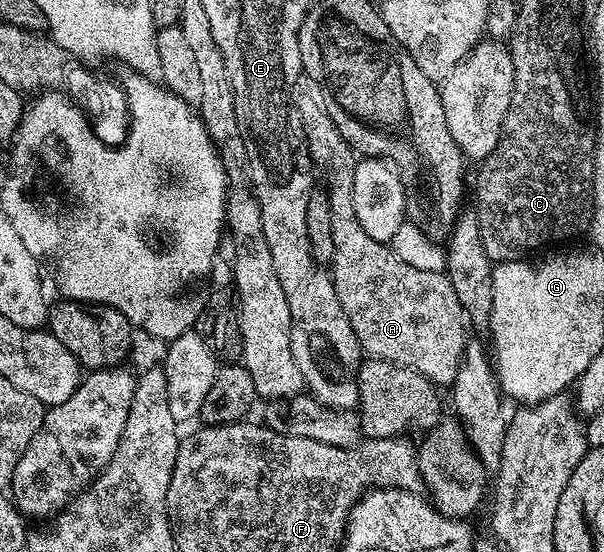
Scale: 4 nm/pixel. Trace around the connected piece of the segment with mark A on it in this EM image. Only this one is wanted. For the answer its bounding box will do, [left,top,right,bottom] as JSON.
[293,74,469,385]

